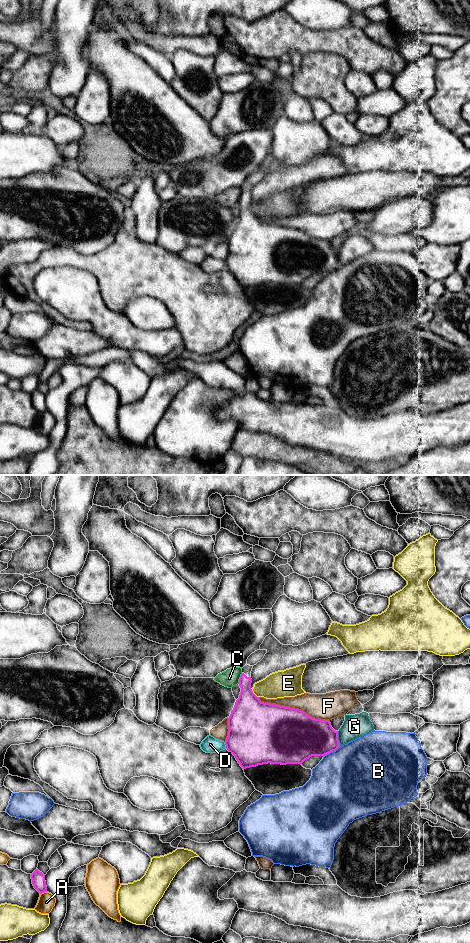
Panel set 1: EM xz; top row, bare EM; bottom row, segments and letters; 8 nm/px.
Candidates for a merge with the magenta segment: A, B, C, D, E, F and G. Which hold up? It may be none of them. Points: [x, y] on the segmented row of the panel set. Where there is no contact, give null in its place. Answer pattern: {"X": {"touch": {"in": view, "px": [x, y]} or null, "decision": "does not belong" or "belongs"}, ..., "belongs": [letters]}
{"A": {"touch": {"in": "xz", "px": [43, 892]}, "decision": "does not belong"}, "B": {"touch": {"in": "xz", "px": [332, 751]}, "decision": "does not belong"}, "C": {"touch": {"in": "xz", "px": [240, 678]}, "decision": "does not belong"}, "D": {"touch": {"in": "xz", "px": [225, 744]}, "decision": "does not belong"}, "E": {"touch": {"in": "xz", "px": [253, 693]}, "decision": "does not belong"}, "F": {"touch": {"in": "xz", "px": [293, 708]}, "decision": "does not belong"}, "G": {"touch": {"in": "xz", "px": [337, 738]}, "decision": "does not belong"}, "belongs": []}

